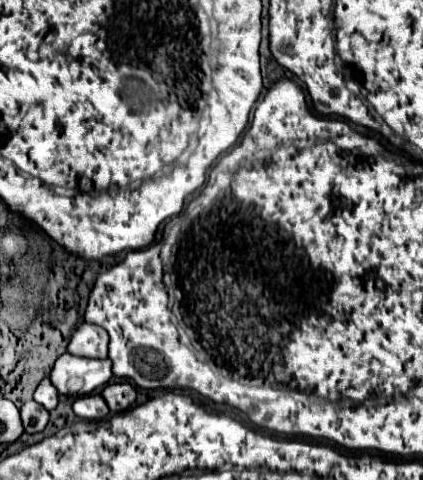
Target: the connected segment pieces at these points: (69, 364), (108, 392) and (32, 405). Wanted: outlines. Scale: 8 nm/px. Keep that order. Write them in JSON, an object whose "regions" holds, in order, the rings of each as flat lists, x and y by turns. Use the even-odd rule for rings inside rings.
{"regions":[[[64,353,56,359,50,381,64,395,86,395,106,385,112,377,110,359,86,359]],[[110,383,104,387,102,391,104,401,108,403,112,413,120,413,126,411,134,401,136,401,136,389,130,383]],[[28,401,22,405,22,423,24,423,24,431,26,433,38,433,48,425,48,411,36,403,36,401]]]}

